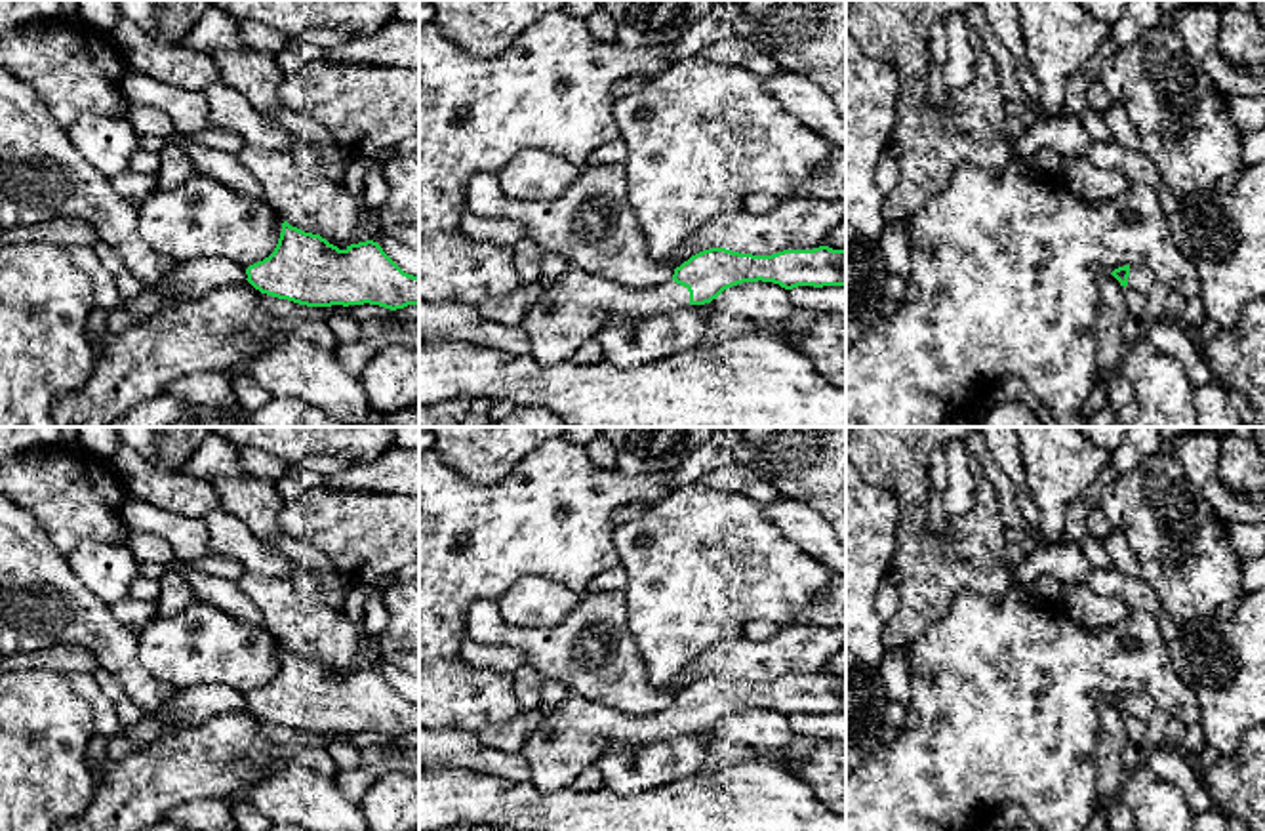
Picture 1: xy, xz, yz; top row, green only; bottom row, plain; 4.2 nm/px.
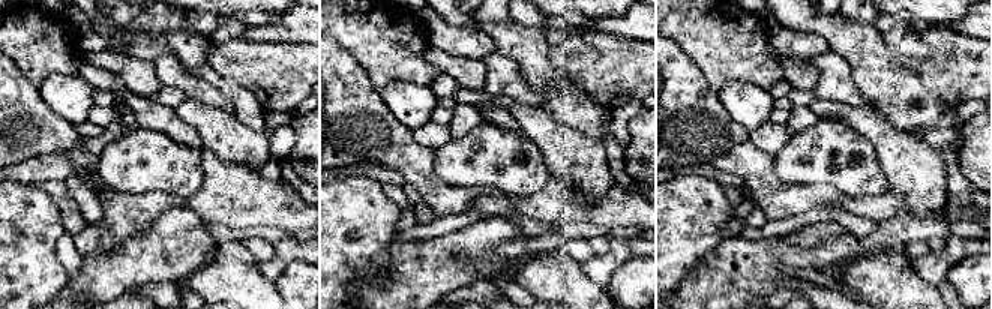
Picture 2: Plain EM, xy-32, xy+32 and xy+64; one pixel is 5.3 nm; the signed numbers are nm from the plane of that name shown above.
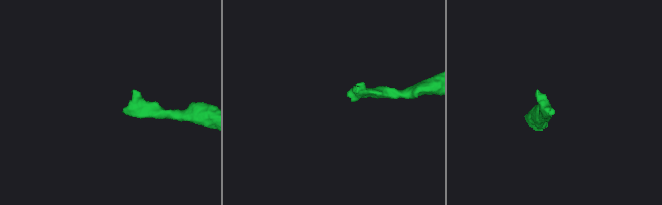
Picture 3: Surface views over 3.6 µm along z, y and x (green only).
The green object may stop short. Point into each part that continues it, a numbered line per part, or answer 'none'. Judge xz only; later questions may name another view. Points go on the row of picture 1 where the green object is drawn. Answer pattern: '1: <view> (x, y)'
1: xz (580, 304)

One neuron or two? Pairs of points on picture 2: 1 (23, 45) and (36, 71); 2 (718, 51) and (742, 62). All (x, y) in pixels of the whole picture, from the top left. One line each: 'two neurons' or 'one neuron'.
1: one neuron
2: one neuron

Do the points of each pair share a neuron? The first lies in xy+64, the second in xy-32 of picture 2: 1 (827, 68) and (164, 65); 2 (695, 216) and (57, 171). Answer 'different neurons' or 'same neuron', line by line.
1: same neuron
2: different neurons

